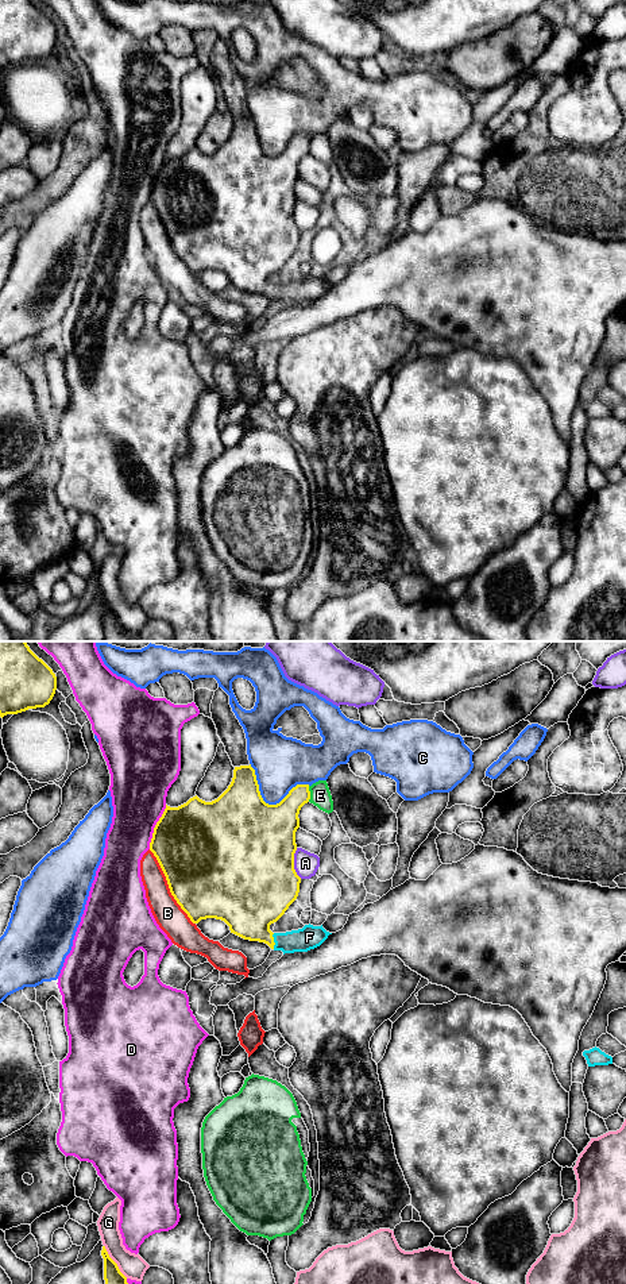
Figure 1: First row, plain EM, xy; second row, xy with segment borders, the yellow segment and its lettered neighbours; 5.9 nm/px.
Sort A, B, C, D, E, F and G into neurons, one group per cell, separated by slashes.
A / B / C / D / E / F / G

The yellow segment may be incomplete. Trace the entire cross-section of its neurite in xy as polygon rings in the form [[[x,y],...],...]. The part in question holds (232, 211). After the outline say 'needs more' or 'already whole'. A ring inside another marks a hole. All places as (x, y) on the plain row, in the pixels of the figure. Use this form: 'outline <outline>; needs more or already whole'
outline [[[250,116],[235,119],[231,136],[212,154],[196,147],[178,159],[166,157],[154,180],[150,203],[166,228],[171,247],[193,275],[206,270],[221,271],[229,278],[231,285],[244,292],[264,294],[283,306],[314,301],[332,286],[322,277],[310,275],[286,285],[270,282],[270,277],[285,266],[300,244],[301,230],[294,221],[295,184],[300,180],[300,162],[309,151],[309,136],[297,136],[279,155],[266,155],[259,143],[255,122]]]; needs more

